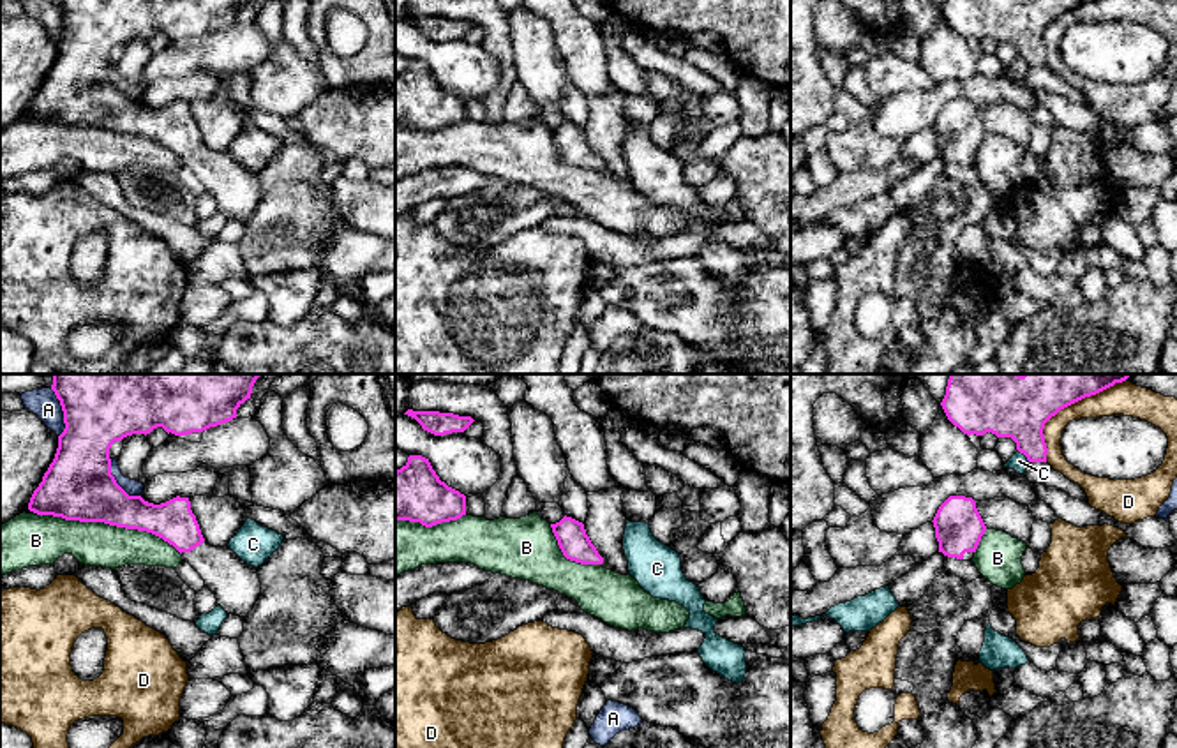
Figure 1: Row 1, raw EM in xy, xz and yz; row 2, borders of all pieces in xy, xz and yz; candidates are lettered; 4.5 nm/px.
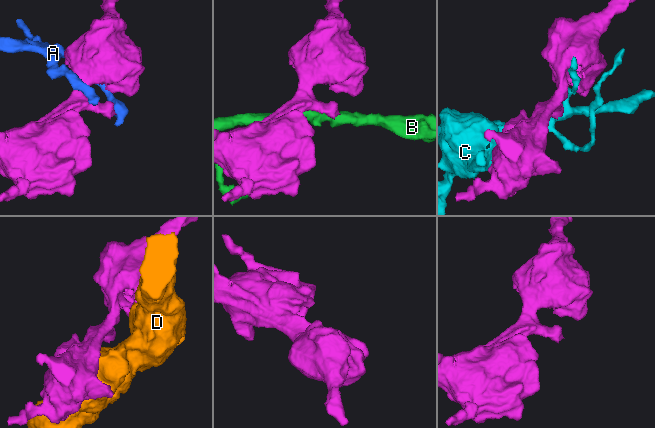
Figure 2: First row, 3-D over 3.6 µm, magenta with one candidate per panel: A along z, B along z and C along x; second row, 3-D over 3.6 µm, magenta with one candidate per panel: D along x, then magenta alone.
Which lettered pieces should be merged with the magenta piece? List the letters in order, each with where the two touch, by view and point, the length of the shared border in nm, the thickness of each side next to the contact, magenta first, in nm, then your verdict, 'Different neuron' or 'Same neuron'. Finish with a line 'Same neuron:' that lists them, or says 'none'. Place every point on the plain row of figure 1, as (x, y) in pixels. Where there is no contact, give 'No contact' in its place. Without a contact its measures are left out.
A: Touches magenta at xy (115, 87). Shared border 220 nm. Thickness 320 nm (magenta) against 70 nm. Different neuron
B: Touches magenta at xy (117, 131). Shared border 600 nm. Thickness 300 nm (magenta) against 200 nm. Different neuron
C: Touches magenta at yz (1024, 59). Shared border 80 nm. Thickness 200 nm (magenta) against 80 nm. Different neuron
D: Touches magenta at yz (1049, 23). Shared border 360 nm. Thickness 200 nm (magenta) against 110 nm. Different neuron
Same neuron: none

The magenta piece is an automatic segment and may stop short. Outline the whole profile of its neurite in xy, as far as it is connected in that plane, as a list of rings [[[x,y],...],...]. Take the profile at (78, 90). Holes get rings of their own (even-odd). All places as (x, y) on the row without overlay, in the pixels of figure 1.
[[[56,0],[64,16],[65,34],[58,41],[53,67],[34,95],[28,115],[65,125],[104,127],[116,132],[152,138],[180,159],[215,199],[217,210],[228,219],[245,222],[261,199],[258,173],[242,166],[229,152],[205,146],[189,102],[173,102],[154,109],[141,101],[129,101],[111,79],[109,53],[132,39],[150,39],[162,32],[168,39],[187,41],[236,23],[236,14],[251,0]]]

